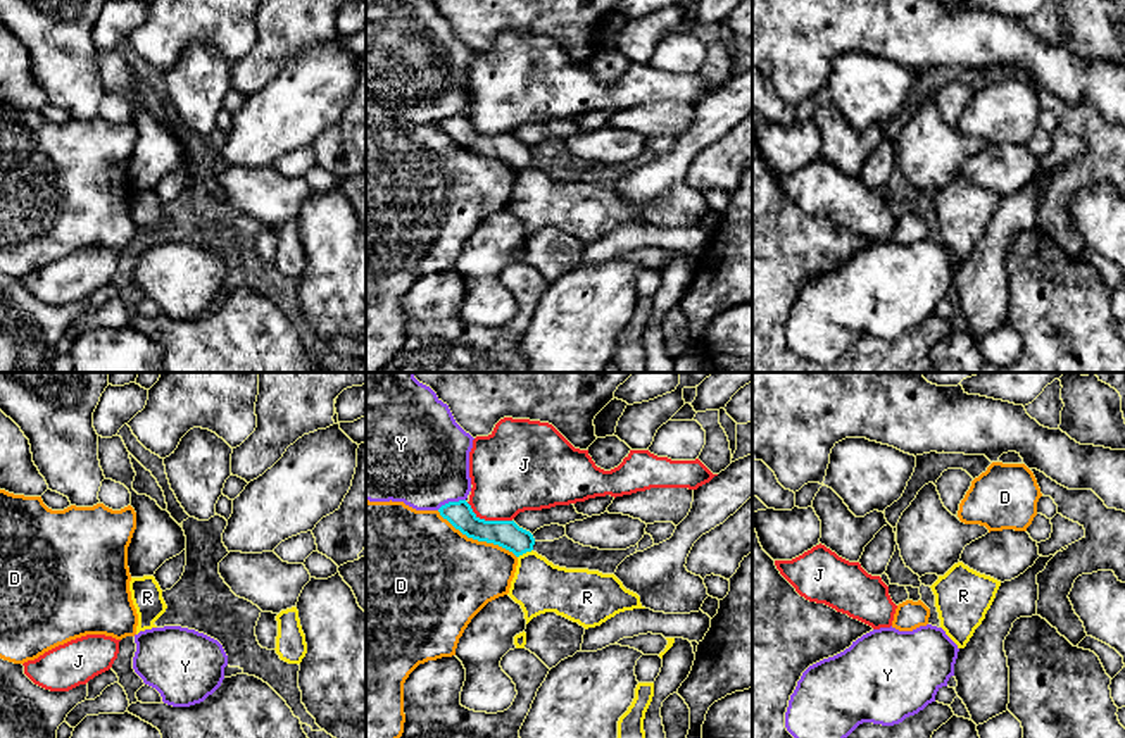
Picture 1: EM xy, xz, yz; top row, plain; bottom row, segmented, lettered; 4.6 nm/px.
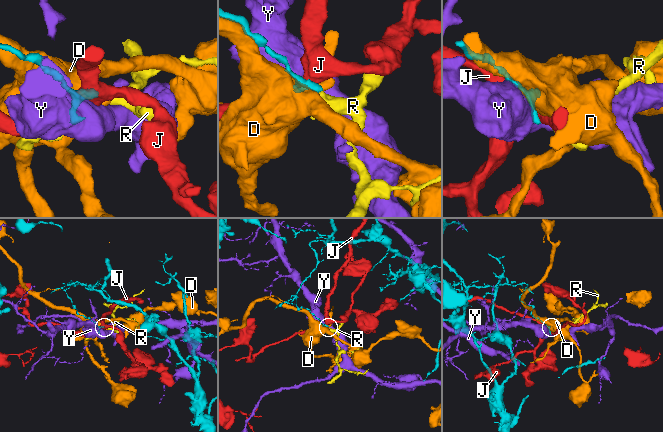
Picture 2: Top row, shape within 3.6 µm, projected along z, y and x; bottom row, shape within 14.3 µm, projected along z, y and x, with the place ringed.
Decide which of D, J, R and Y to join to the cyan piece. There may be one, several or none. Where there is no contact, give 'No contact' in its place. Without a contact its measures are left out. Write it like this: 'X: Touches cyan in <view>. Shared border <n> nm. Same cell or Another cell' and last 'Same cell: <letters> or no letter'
D: Touches cyan in xz. Shared border 440 nm. Another cell
J: Touches cyan in xz. Shared border 240 nm. Another cell
R: Touches cyan in xz. Shared border 80 nm. Another cell
Y: Touches cyan in xz. Shared border 140 nm. Another cell
Same cell: no letter

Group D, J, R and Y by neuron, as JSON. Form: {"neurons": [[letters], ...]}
{"neurons": [["D"], ["J"], ["R"], ["Y"]]}

